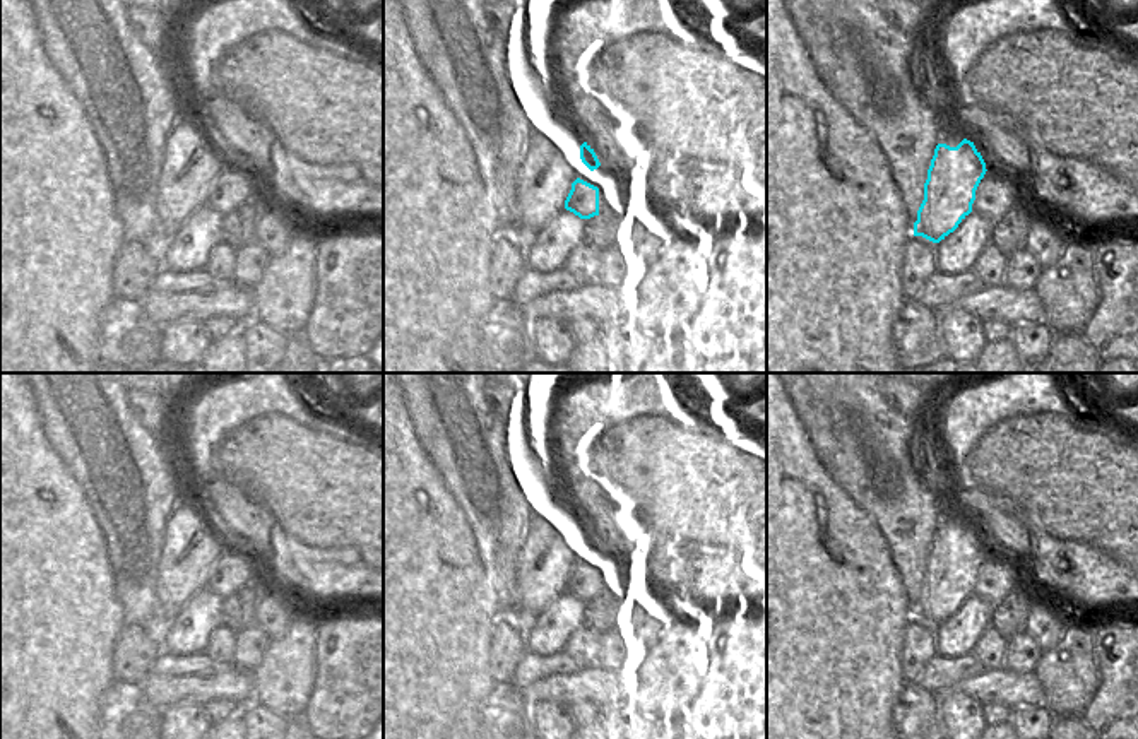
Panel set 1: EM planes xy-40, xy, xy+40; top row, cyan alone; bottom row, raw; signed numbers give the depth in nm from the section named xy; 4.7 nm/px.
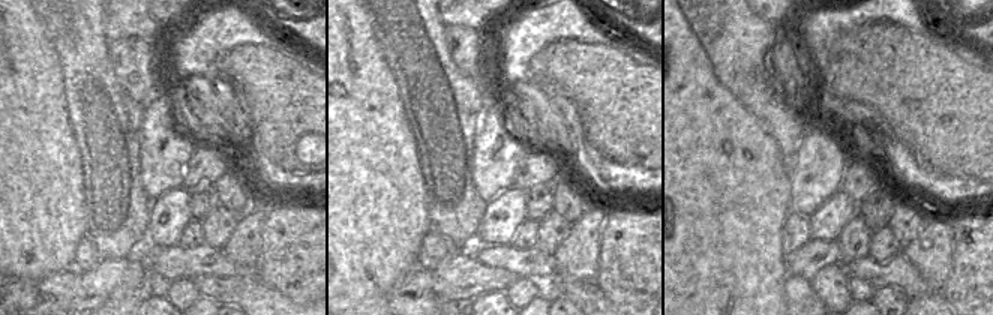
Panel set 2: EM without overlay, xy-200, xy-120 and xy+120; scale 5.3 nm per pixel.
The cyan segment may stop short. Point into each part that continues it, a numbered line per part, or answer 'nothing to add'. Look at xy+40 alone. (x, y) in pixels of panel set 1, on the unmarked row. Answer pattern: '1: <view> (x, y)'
1: xy+40 (948, 520)

